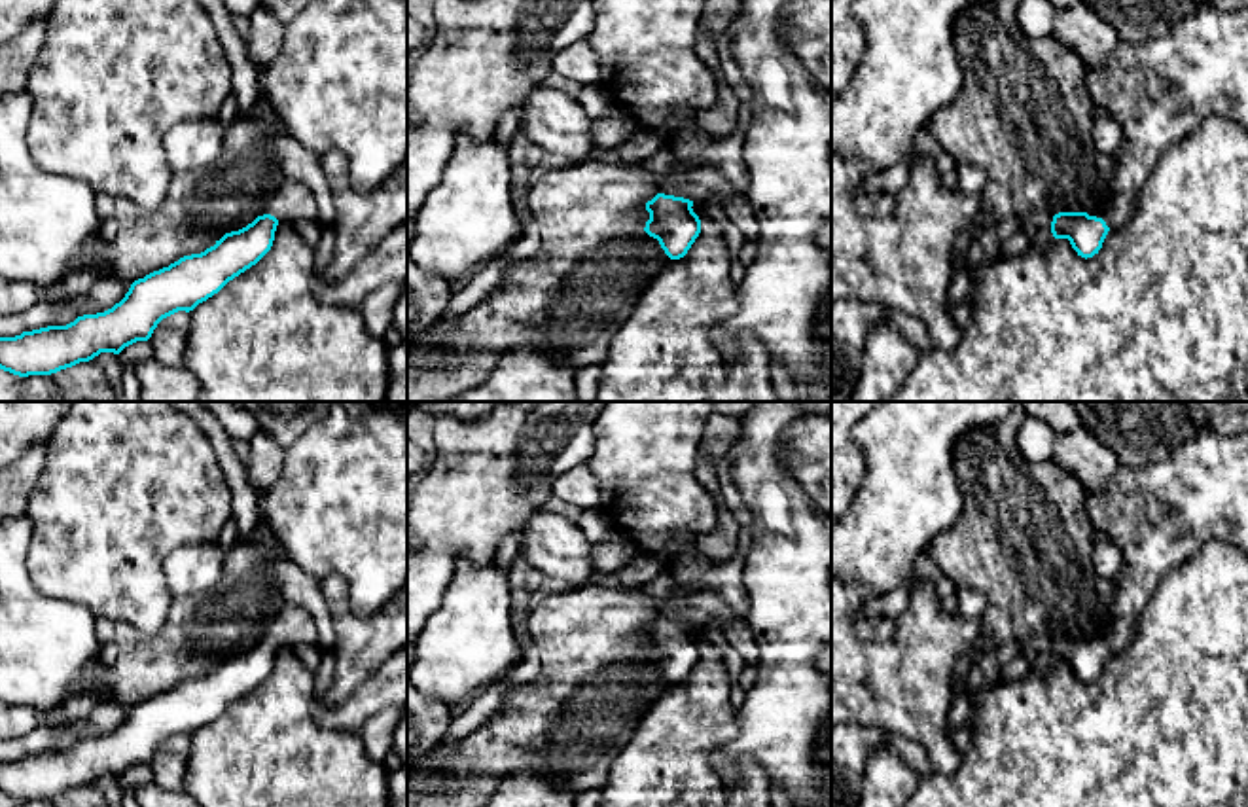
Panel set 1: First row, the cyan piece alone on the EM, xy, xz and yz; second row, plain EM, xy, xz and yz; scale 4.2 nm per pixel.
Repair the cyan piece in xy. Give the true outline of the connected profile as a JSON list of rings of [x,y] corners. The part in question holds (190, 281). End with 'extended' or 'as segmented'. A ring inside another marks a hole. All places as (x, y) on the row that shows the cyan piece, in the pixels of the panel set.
[[[286,178],[252,224],[225,233],[201,254],[184,256],[134,280],[112,309],[78,316],[66,326],[0,337],[0,369],[19,377],[51,375],[100,352],[119,354],[136,341],[148,341],[163,318],[193,311],[256,265],[271,250],[280,220],[316,218],[318,206],[311,189]]]; extended

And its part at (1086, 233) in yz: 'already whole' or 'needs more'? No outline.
needs more

